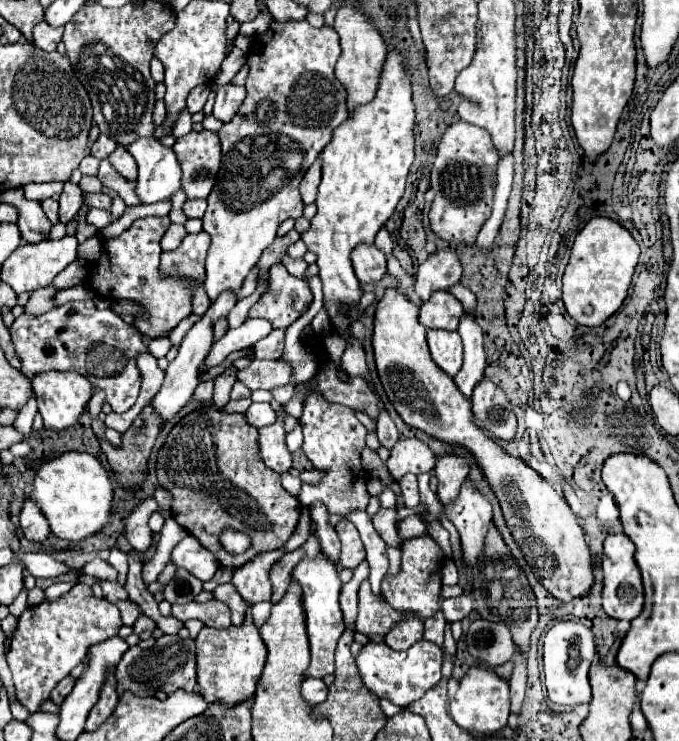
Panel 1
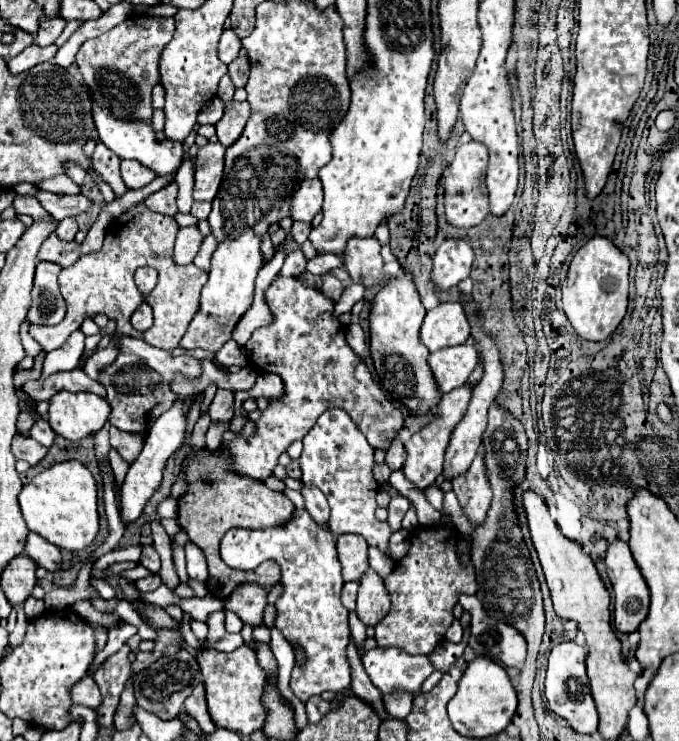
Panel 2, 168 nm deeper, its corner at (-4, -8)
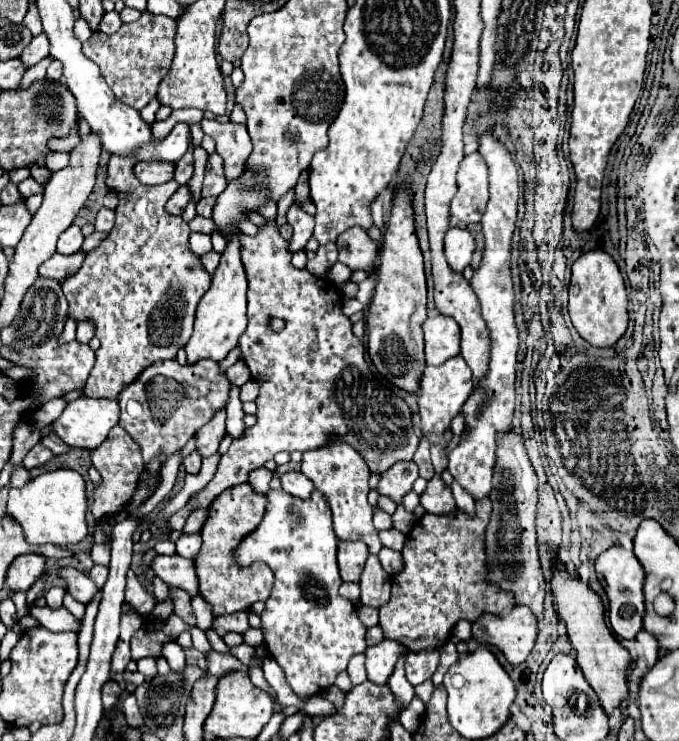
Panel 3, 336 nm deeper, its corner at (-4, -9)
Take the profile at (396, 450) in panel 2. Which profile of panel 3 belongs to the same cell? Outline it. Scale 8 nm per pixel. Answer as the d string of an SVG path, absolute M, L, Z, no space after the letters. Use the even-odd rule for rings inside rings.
M399 461L399 463L391 465L381 475L381 481L377 485L377 491L383 493L383 495L389 495L399 505L401 503L401 497L411 491L411 485L415 483L417 477L419 477L419 473L417 473L415 461Z

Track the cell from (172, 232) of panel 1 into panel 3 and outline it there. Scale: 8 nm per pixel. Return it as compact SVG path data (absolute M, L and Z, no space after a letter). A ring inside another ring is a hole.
M191 233L189 235L189 249L195 253L195 255L203 255L203 253L209 253L213 247L211 247L211 237L205 235L205 233Z

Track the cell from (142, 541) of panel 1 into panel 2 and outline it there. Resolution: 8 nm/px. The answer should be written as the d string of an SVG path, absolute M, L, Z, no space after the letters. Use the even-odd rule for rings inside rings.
M143 546L143 554L141 554L141 558L139 558L139 564L145 566L147 570L151 570L153 574L159 572L161 562L159 562L159 554L155 552L153 546Z

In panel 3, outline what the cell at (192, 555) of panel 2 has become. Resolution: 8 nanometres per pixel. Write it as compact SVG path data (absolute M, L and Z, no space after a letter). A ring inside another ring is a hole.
M199 533L181 535L175 545L177 545L177 555L193 561L193 557L197 557L197 553L201 549L201 537L199 537Z

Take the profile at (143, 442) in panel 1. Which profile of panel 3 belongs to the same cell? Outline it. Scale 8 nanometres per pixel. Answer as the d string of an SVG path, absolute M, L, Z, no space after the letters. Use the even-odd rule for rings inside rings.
M169 587L169 595L171 595L171 601L173 601L173 613L179 615L185 623L189 625L195 625L195 615L193 615L193 609L191 609L191 597L187 595L187 591L179 589L179 587Z

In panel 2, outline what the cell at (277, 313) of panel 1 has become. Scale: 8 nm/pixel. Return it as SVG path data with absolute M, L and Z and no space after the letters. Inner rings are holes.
M285 276L273 278L265 292L265 302L271 308L275 322L251 334L245 344L245 354L255 372L277 374L283 380L283 394L281 398L269 400L269 406L255 422L257 430L251 438L225 442L225 452L231 458L231 472L265 480L273 474L279 454L283 454L295 440L301 440L329 408L345 410L365 434L367 442L385 452L403 428L403 414L375 384L363 358L359 358L345 342L345 328L333 318L335 302L301 280ZM351 388L353 394L357 388L357 398L351 398Z

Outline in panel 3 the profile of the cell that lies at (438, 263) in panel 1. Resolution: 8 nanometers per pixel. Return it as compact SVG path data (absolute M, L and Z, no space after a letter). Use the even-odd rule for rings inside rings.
M451 227L445 235L445 257L449 267L455 273L463 273L463 269L471 263L471 255L475 251L473 235L465 229Z

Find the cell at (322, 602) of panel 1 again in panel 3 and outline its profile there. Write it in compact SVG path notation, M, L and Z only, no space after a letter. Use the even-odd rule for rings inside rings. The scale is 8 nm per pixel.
M269 491L267 499L269 505L263 521L255 531L251 531L239 541L233 553L233 561L241 567L249 567L255 561L263 561L273 569L273 593L265 601L265 611L261 615L265 647L283 669L289 687L299 697L311 697L331 687L335 683L335 677L347 669L347 663L355 653L365 653L367 629L357 617L357 607L337 593L341 585L341 575L337 567L337 539L331 525L331 509L327 507L327 501L323 501L323 495L315 491L311 499L303 501L291 497L285 491Z

